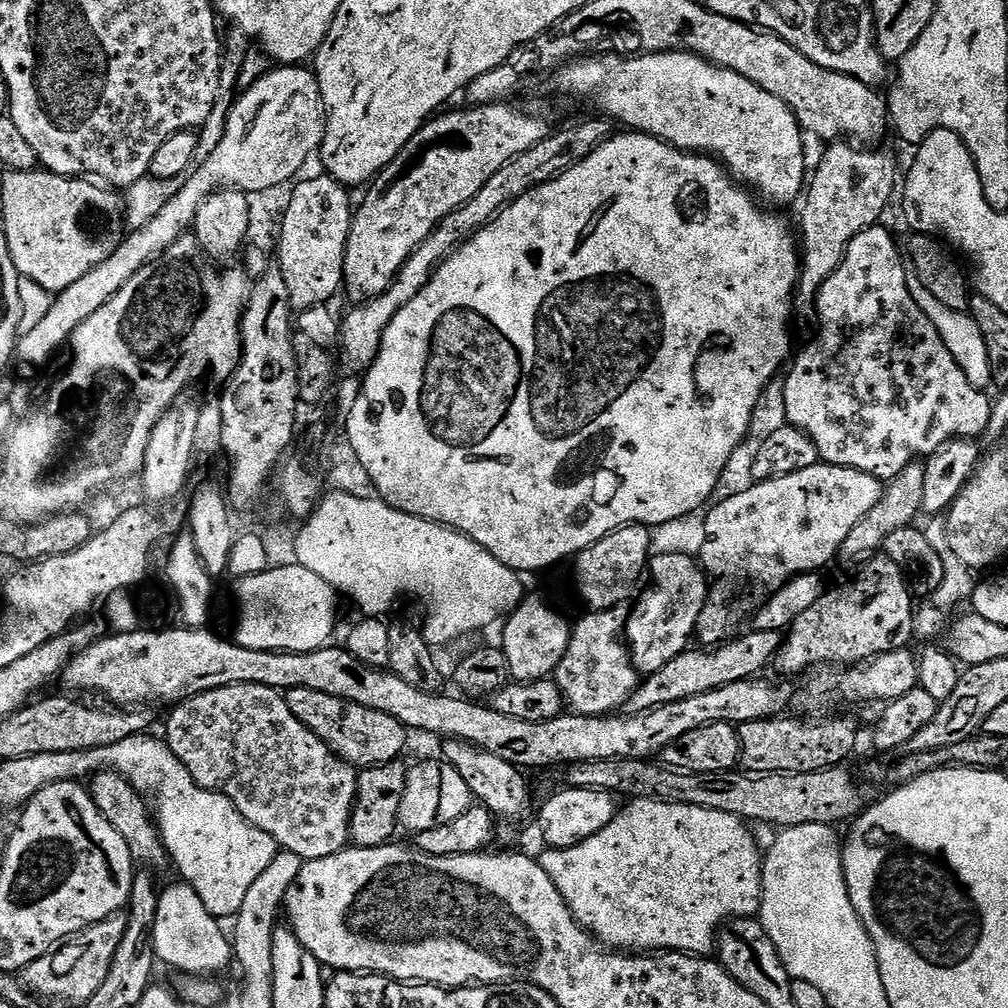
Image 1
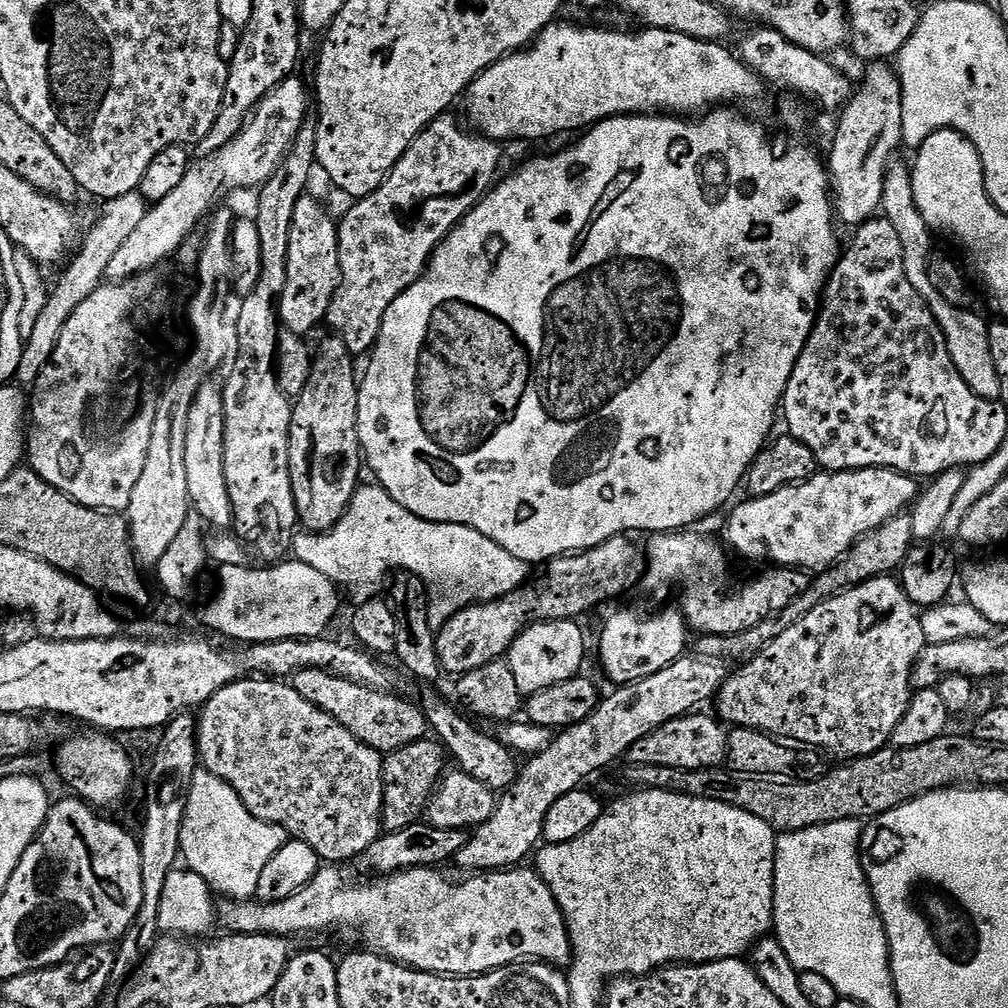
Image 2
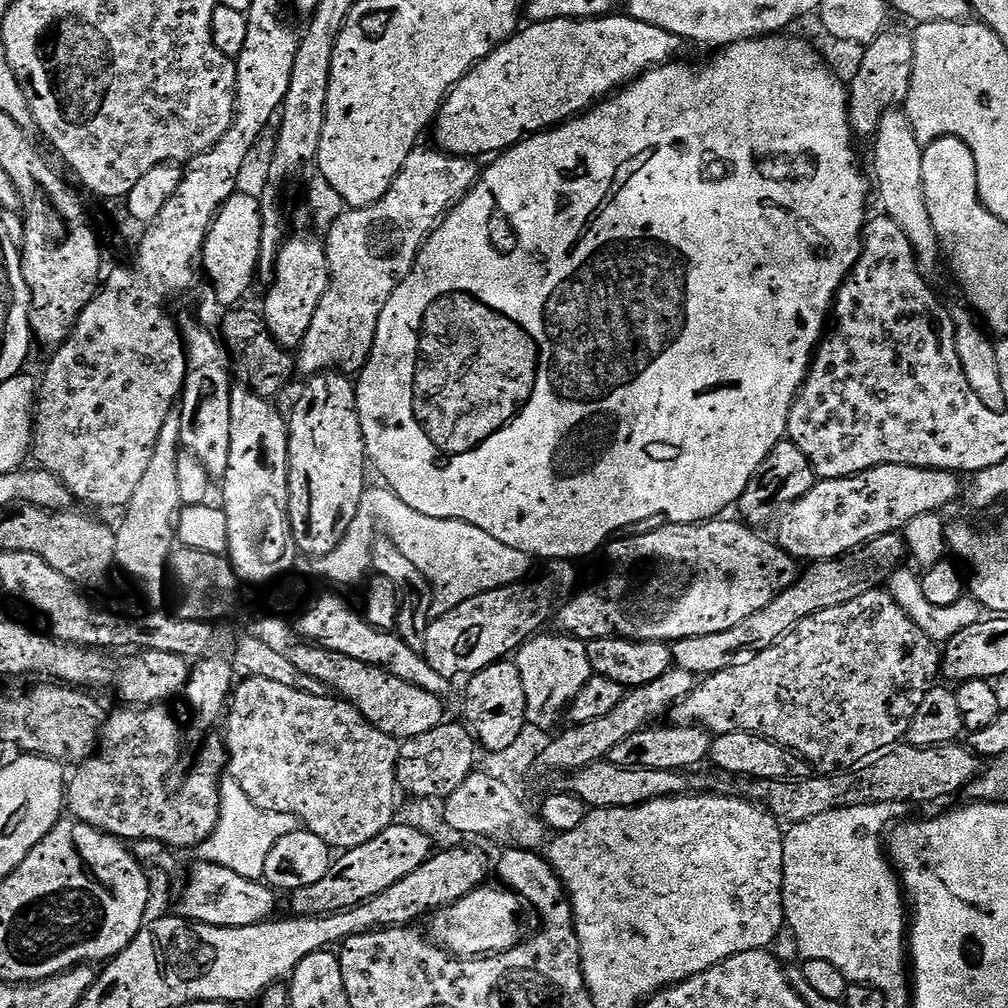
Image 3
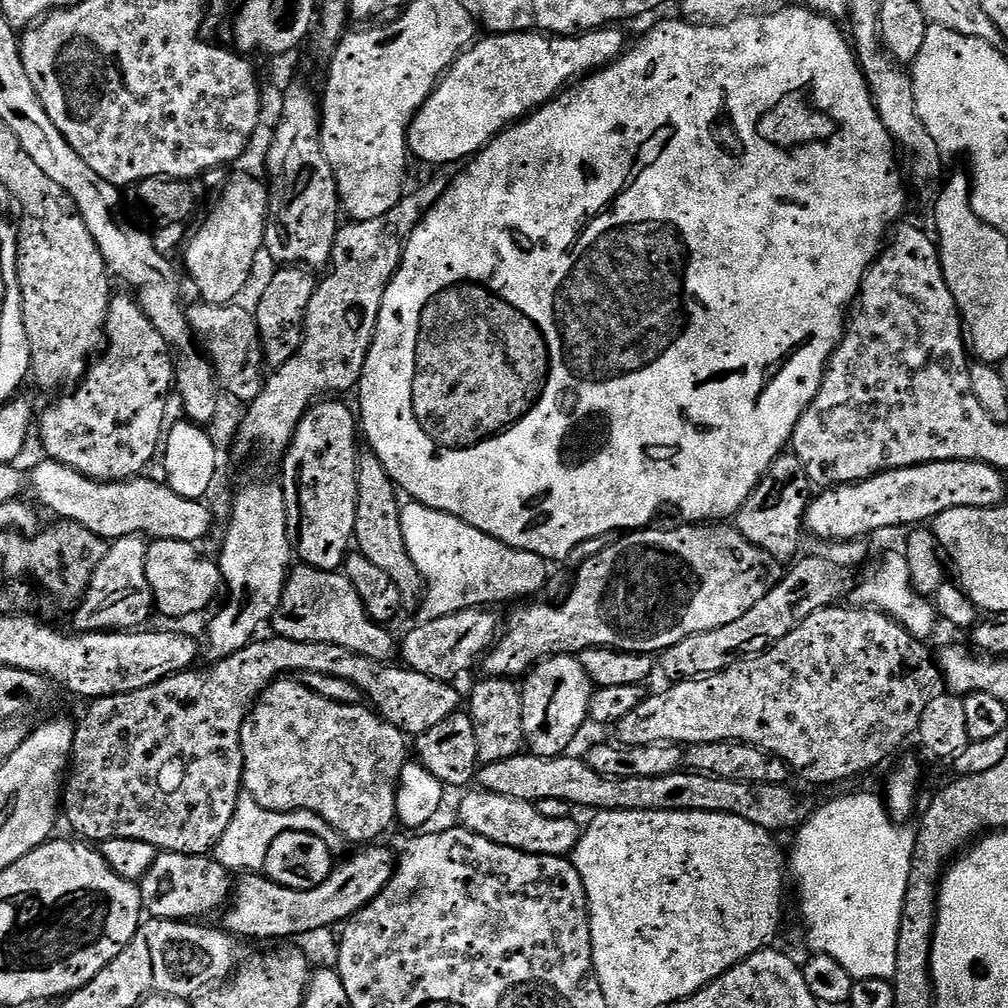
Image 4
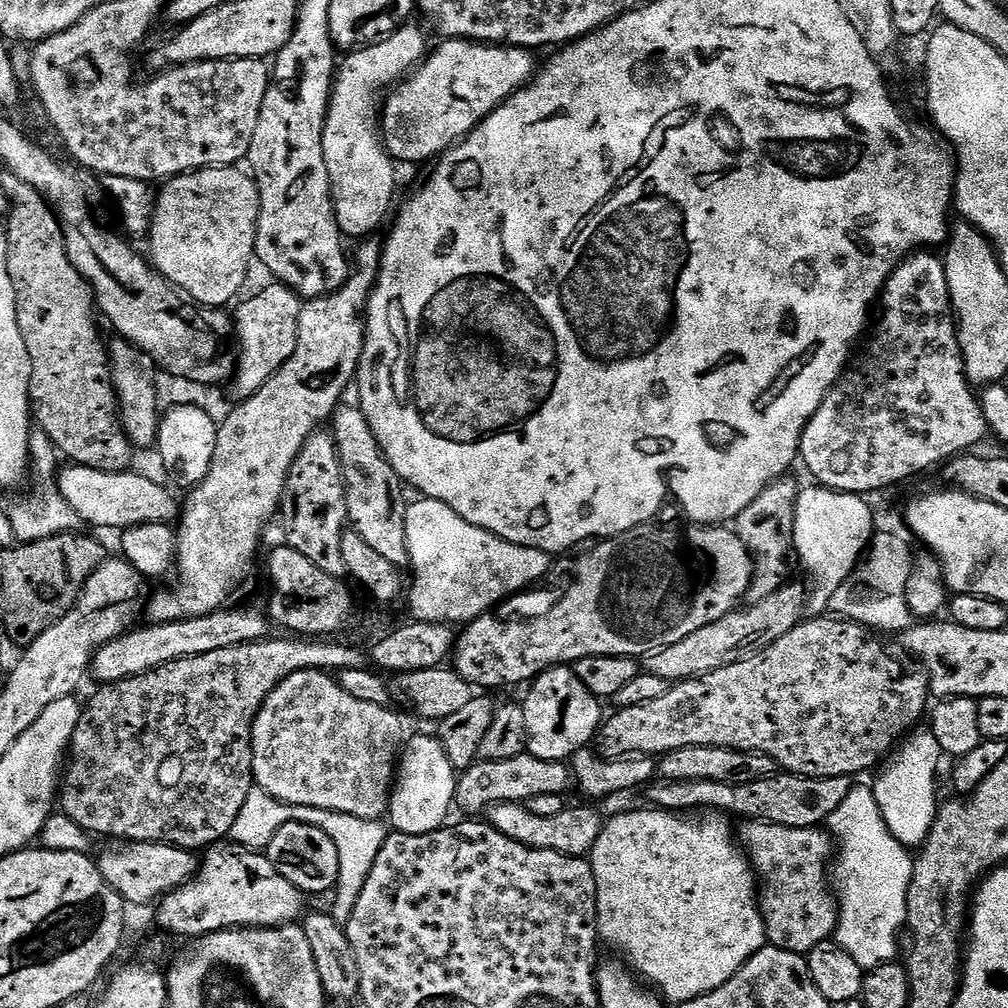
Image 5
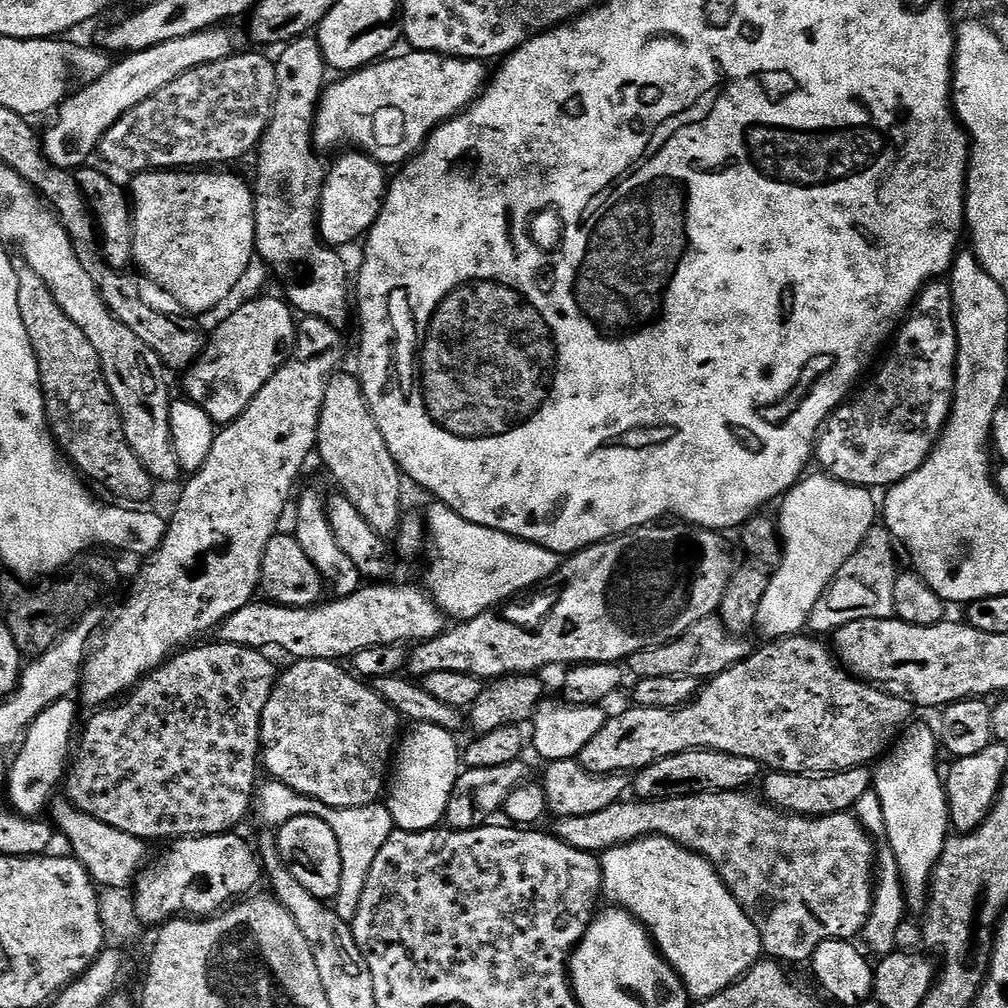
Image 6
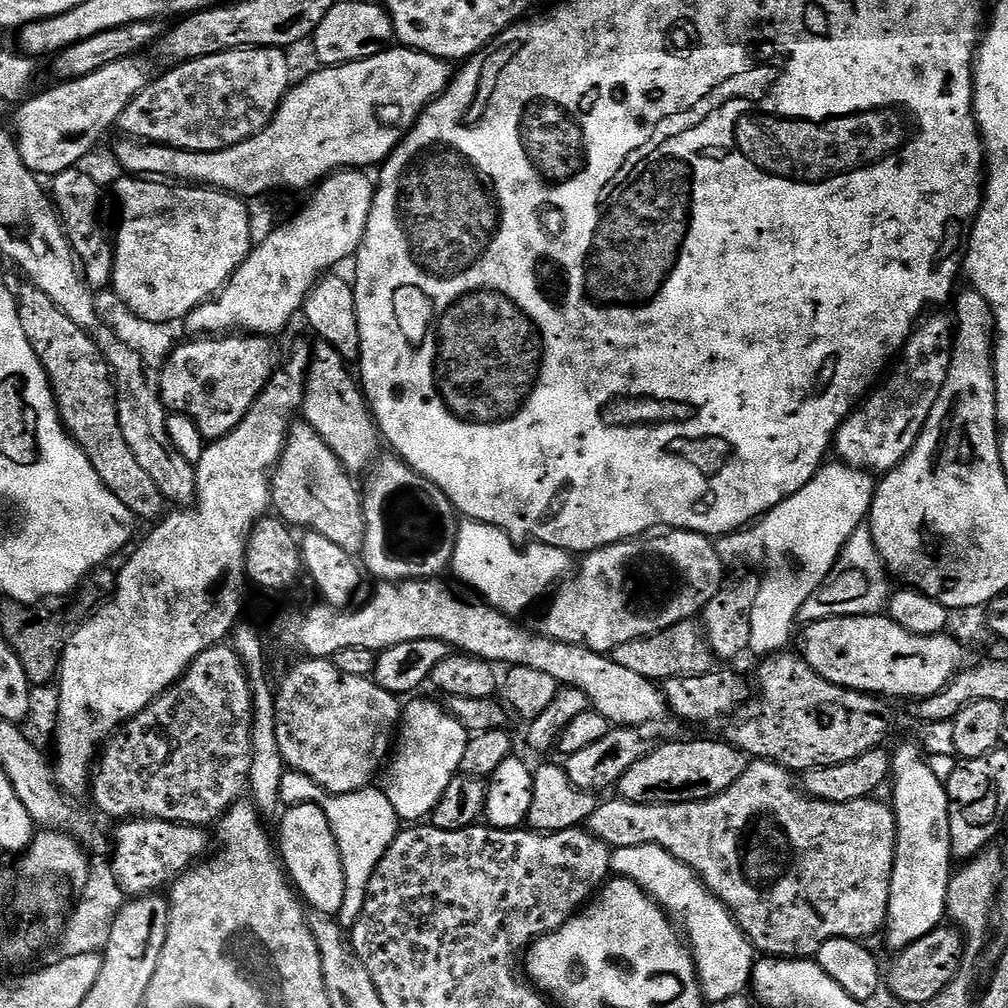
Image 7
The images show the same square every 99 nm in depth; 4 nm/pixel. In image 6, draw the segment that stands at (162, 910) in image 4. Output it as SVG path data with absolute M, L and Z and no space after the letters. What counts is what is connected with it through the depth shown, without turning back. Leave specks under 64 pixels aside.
M56 798L50 804L51 823L55 831L68 839L71 855L88 871L93 884L101 889L127 889L136 877L144 871L149 859L149 845L139 840L134 834L126 834L122 830L114 830L114 826L106 826L106 822L98 822L98 818L90 818L90 814L82 814L66 798Z

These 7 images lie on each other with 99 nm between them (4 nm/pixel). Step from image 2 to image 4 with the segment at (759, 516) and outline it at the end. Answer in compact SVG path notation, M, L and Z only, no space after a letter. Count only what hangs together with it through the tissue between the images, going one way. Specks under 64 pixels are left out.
M943 460L929 464L915 464L909 468L895 468L889 472L879 472L869 480L860 480L856 484L838 484L823 489L820 497L809 503L808 513L804 515L804 527L820 540L827 542L856 542L860 536L871 532L884 532L887 528L924 526L935 520L938 514L946 510L959 508L998 508L1005 503L1004 476L1001 469L977 460Z

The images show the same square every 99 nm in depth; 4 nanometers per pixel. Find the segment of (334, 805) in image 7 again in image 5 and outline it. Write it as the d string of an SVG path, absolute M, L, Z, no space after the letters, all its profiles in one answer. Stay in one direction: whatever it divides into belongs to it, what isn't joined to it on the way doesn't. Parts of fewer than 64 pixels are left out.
M253 786L246 798L242 810L238 810L238 818L234 818L230 836L237 844L253 850L267 849L268 843L282 830L284 824L312 824L320 828L338 846L338 862L340 863L340 878L336 901L330 907L330 914L339 924L347 925L350 914L358 902L358 894L362 894L362 886L366 886L366 878L370 878L370 870L374 870L374 862L378 862L378 854L386 842L390 832L383 828L380 820L354 818L350 814L338 814L330 810L318 810L314 806L298 806L284 804L275 800L266 790Z

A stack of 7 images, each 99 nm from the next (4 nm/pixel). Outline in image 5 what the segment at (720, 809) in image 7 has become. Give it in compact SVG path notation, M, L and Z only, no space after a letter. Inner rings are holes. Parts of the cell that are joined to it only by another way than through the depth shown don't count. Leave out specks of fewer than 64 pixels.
M523 803L496 804L487 813L486 820L494 830L506 834L506 838L514 838L514 842L522 842L522 846L584 858L591 853L594 842L598 842L606 823L605 817L600 817L600 812L596 809L599 807L588 807L592 808L565 806L558 814L542 818L542 814L534 814ZM749 820L741 823L738 828L738 843L748 861L752 864L752 871L756 873L759 884L759 906L760 913L764 919L766 926L766 934L768 935L768 944L774 948L781 948L782 950L790 950L791 952L799 952L807 954L814 950L814 946L823 944L833 939L836 931L836 921L838 919L838 900L834 895L833 889L830 887L830 861L834 856L834 841L823 827L818 828L787 828L786 826L778 826L777 824L763 824L760 820Z

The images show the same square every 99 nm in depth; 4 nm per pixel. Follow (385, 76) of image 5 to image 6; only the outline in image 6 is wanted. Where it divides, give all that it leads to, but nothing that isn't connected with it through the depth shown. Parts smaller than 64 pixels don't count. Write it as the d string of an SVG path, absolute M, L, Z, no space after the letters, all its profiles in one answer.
M348 150L348 153L337 162L333 168L327 169L324 177L324 186L320 190L320 215L318 227L320 238L329 246L341 246L340 244L352 244L356 239L363 237L372 228L372 223L378 218L378 214L384 205L384 193L388 190L389 177L384 177L385 169L371 156L359 151Z

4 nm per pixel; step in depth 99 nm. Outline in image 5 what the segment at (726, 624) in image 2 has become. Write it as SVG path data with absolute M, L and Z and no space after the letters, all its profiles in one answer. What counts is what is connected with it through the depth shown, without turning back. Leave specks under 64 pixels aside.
M641 526L623 532L620 536L610 536L601 539L576 564L576 573L572 576L572 585L564 592L564 597L549 610L545 616L536 616L533 620L499 620L496 614L485 614L471 621L459 633L454 649L454 670L466 682L470 682L477 689L492 690L488 688L508 688L511 684L527 685L529 682L542 675L548 668L557 666L572 666L576 661L591 656L630 656L643 658L648 653L674 646L674 642L682 642L686 634L694 634L694 630L702 630L710 622L718 622L728 612L734 612L741 607L742 601L748 595L748 586L752 581L752 555L746 550L742 538L728 526L687 526L688 528L652 528L653 526Z

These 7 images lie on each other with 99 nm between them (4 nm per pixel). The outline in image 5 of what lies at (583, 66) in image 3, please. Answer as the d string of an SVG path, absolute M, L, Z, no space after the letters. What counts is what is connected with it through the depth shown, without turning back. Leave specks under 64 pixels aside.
M455 38L445 39L443 43L444 45L442 45L441 48L433 47L427 59L425 59L407 79L395 85L395 87L387 93L386 99L383 101L382 143L384 147L387 148L388 155L392 157L393 161L401 162L400 160L405 160L408 164L420 164L423 160L429 160L429 162L435 161L437 158L443 156L453 144L460 143L465 136L471 134L478 124L481 124L495 108L506 103L518 89L525 87L528 81L531 80L538 71L538 60L536 64L535 58L532 57L535 55L527 48L510 48L503 44L477 44L474 40L458 40Z

